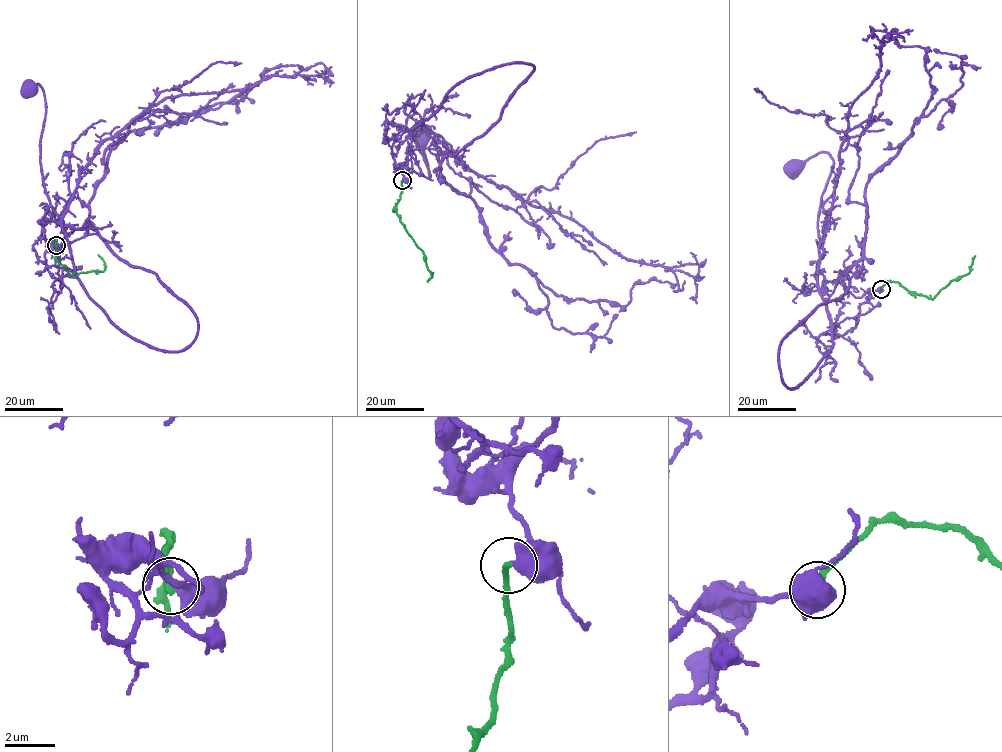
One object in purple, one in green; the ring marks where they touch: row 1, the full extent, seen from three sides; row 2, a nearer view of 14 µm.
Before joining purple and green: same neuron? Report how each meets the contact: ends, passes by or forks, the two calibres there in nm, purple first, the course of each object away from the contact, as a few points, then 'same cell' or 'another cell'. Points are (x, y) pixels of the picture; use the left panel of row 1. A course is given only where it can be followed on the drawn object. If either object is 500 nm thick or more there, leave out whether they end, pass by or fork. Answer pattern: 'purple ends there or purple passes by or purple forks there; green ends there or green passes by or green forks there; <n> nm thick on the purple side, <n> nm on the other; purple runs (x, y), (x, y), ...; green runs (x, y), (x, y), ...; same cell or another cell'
purple ends there; green ends there; 440 nm thick on the purple side, 280 nm on the other; purple runs (56, 245), (81, 228), (105, 240), (68, 242), (63, 232), (40, 160), (44, 91), (30, 87); green runs (56, 245), (57, 260), (73, 276), (104, 270), (104, 261), (98, 255); another cell

